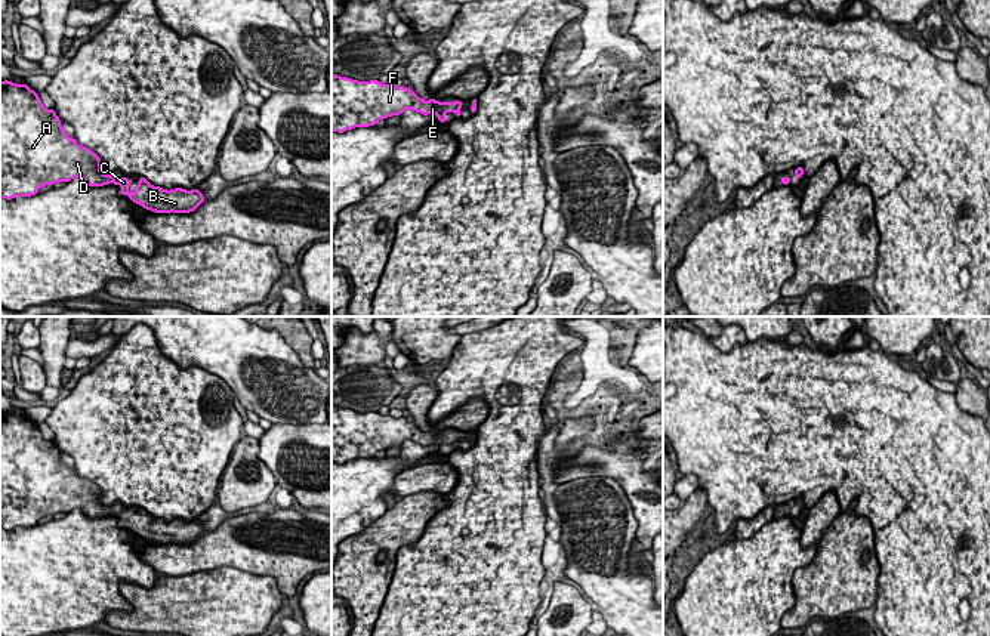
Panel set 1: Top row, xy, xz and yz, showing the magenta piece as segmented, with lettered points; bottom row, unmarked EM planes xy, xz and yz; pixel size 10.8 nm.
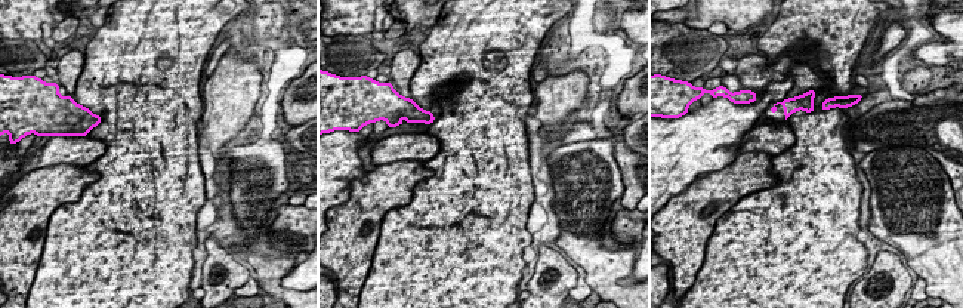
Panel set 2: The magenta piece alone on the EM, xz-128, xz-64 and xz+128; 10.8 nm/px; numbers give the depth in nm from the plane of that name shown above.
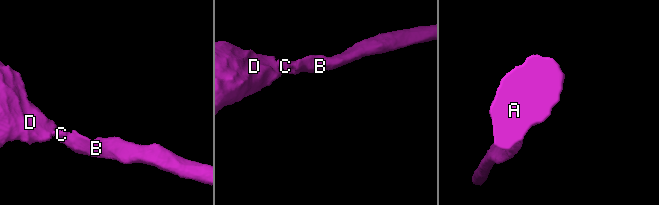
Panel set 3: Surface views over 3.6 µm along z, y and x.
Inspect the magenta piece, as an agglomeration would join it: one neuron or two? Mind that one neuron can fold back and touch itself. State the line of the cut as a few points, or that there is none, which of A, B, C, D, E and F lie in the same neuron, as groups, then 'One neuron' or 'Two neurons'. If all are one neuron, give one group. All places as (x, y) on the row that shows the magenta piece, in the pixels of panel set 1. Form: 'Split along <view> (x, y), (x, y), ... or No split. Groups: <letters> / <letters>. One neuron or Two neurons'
No split. Groups: A B C D E F. One neuron

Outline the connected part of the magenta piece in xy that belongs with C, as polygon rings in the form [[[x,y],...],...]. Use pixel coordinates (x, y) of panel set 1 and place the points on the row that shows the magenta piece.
[[[0,81],[0,198],[31,197],[44,185],[81,177],[87,186],[118,183],[121,195],[127,195],[133,203],[155,213],[189,213],[206,201],[197,188],[191,191],[182,188],[166,191],[160,186],[152,186],[142,176],[139,176],[139,183],[135,185],[135,192],[129,194],[129,177],[104,175],[99,166],[101,158],[92,149],[80,146],[75,139],[64,132],[59,117],[53,109],[43,106],[38,93],[27,84]]]

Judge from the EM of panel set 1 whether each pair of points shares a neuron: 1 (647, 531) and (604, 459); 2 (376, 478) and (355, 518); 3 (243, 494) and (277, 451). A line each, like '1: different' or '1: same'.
1: same
2: same
3: different

